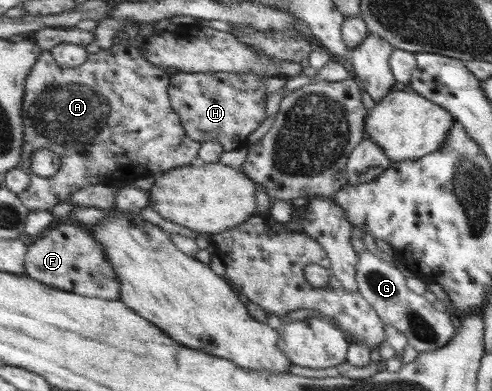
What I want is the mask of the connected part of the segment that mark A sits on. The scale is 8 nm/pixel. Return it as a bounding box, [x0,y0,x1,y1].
[18,44,202,211]

